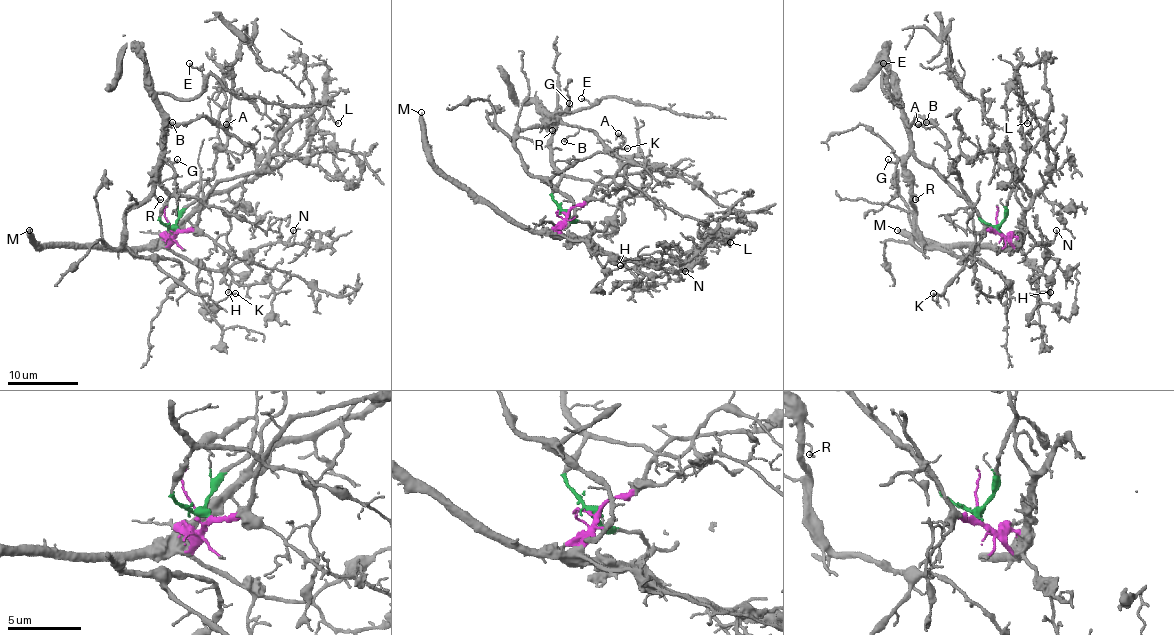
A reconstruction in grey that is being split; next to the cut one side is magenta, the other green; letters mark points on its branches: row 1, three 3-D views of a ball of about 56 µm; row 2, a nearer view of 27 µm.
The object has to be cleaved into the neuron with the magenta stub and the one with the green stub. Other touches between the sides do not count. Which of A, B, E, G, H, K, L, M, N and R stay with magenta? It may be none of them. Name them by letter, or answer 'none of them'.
H, L, M, N

